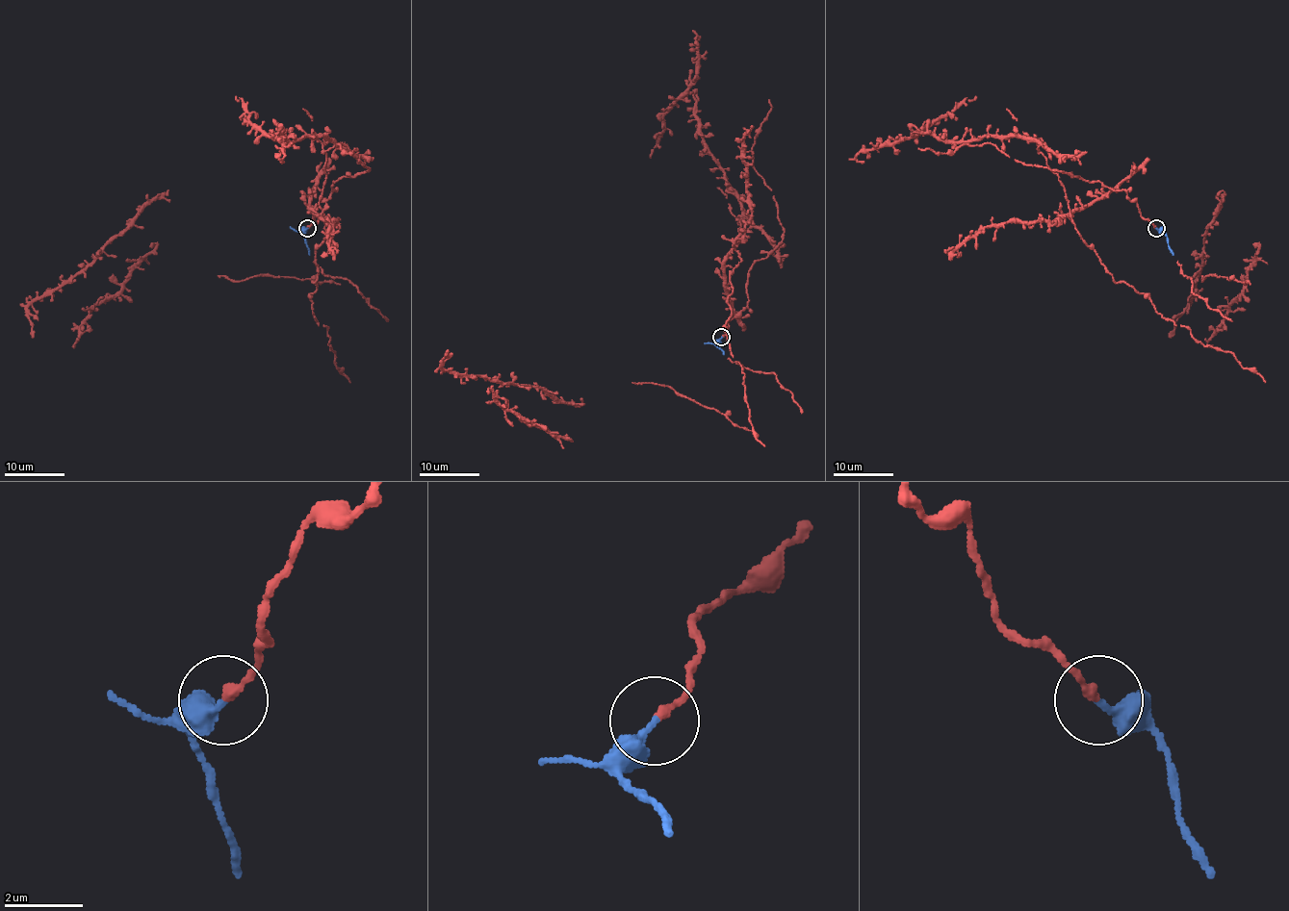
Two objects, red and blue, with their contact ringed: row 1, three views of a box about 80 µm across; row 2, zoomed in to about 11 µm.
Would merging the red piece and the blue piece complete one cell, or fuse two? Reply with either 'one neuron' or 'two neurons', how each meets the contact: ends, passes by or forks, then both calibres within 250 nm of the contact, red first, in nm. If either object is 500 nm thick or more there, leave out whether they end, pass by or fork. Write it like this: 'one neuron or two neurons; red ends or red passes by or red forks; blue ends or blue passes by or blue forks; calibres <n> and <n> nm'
one neuron; red ends; blue ends; calibres 220 and 260 nm

